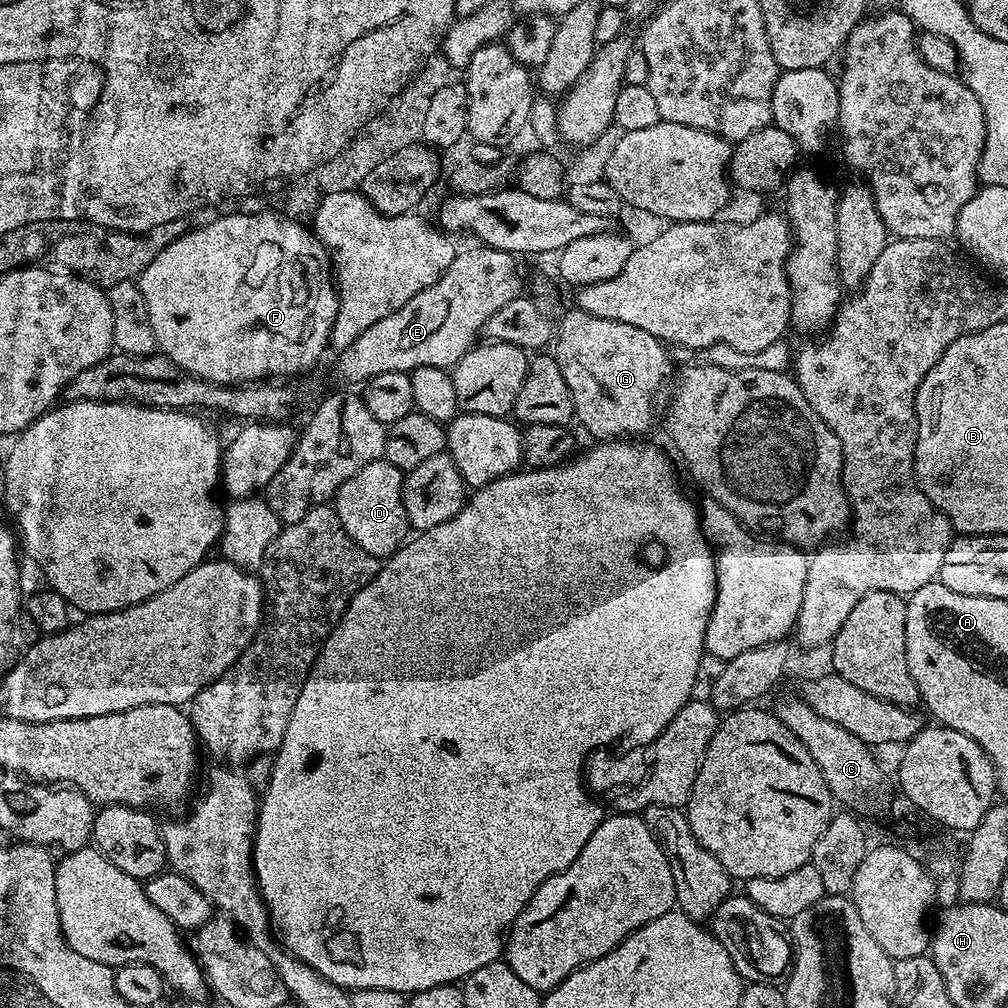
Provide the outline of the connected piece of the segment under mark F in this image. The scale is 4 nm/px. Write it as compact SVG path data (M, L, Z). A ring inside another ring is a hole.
M264 210L268 212L232 212L229 216L220 216L217 220L212 220L209 224L204 224L201 228L193 227L186 234L182 234L174 242L170 242L170 246L166 246L166 250L162 250L162 254L158 254L158 258L154 258L154 262L150 262L150 266L146 266L146 270L138 278L140 289L142 290L142 298L146 298L146 310L150 313L150 326L154 326L154 338L156 339L156 347L163 355L170 358L170 362L174 362L182 370L186 370L190 374L194 374L198 378L202 378L206 382L214 382L215 384L254 384L257 380L271 380L273 378L300 378L308 372L320 360L320 355L324 352L324 347L329 347L332 339L332 327L336 321L338 314L338 306L340 305L340 297L338 289L334 283L334 273L332 270L332 262L328 259L328 251L324 249L324 243L316 237L315 231L311 227L303 228L299 219L281 214L276 210Z

